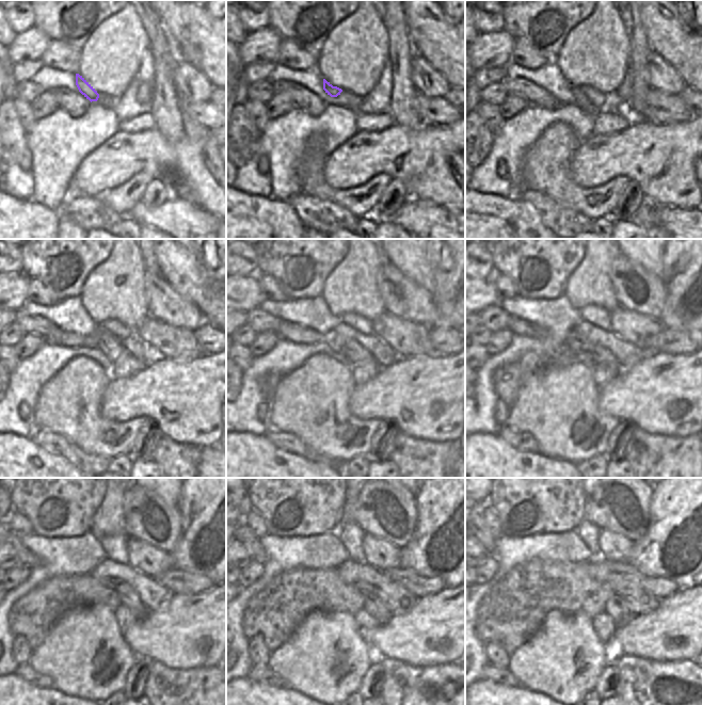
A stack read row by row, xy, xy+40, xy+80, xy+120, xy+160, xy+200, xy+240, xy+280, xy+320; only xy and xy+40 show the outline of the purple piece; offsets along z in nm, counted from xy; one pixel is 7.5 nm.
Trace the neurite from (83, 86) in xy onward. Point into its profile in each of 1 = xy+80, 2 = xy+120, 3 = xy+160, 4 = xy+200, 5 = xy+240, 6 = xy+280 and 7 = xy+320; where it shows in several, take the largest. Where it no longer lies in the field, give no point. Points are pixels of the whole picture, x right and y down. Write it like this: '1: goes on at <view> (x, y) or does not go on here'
1: goes on at xy+80 (581, 101)
2: goes on at xy+120 (111, 346)
3: goes on at xy+160 (351, 350)
4: goes on at xy+200 (600, 354)
5: goes on at xy+240 (128, 597)
6: goes on at xy+280 (372, 604)
7: goes on at xy+320 (617, 609)

